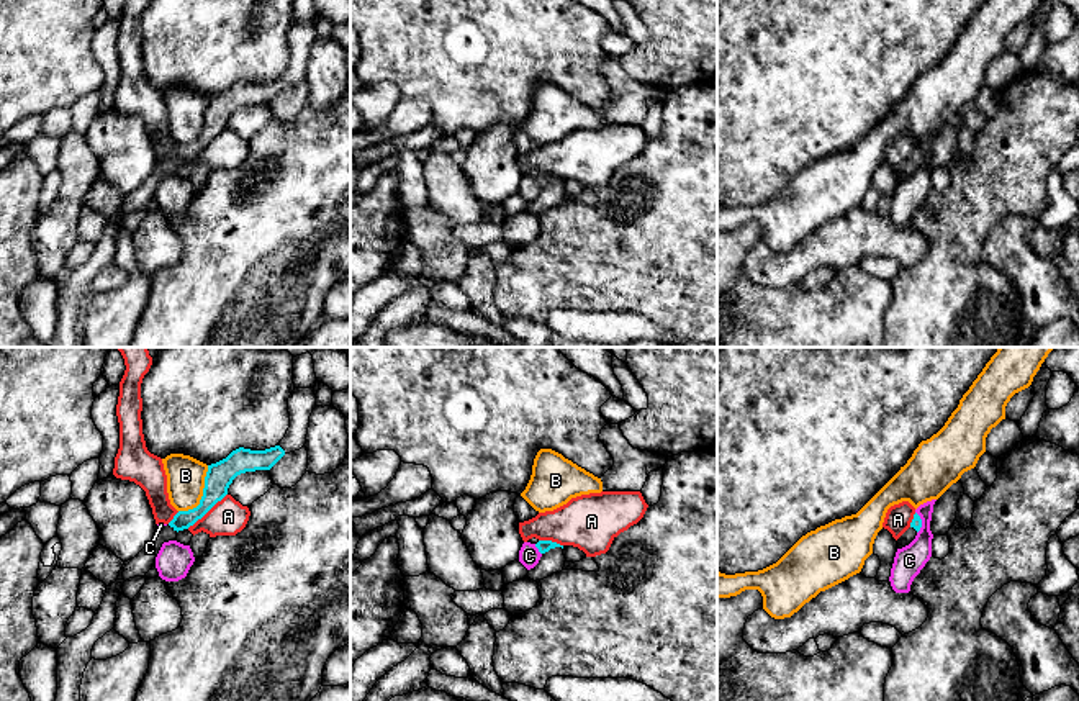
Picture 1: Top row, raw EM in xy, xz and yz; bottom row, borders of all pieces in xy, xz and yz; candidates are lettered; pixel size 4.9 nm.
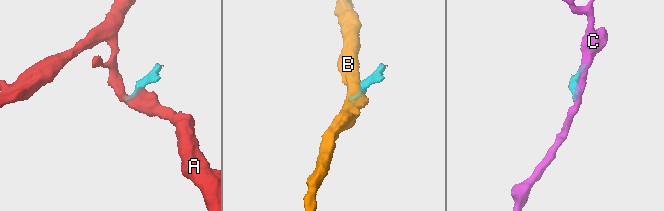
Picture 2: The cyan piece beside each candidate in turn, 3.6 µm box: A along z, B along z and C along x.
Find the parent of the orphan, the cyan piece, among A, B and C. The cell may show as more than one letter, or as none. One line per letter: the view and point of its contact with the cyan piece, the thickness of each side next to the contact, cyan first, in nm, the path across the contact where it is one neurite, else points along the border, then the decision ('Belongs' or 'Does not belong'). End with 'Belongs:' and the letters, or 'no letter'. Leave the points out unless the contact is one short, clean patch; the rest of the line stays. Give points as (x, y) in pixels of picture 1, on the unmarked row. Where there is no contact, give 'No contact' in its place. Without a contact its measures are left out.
A: Touches cyan at xy (207, 144). Thickness 140 nm (cyan) against 180 nm. Boundary: xy (226, 126), (187, 161). Does not belong
B: Touches cyan at xy (203, 128). Thickness 140 nm (cyan) against 190 nm. Boundary: xy (208, 99), (200, 135), (192, 141), (179, 144). Does not belong
C: Touches cyan at xz (537, 180). Thickness 60 nm (cyan) against 110 nm. Boundary: xz (534, 177), (541, 187). Does not belong
Belongs: no letter

